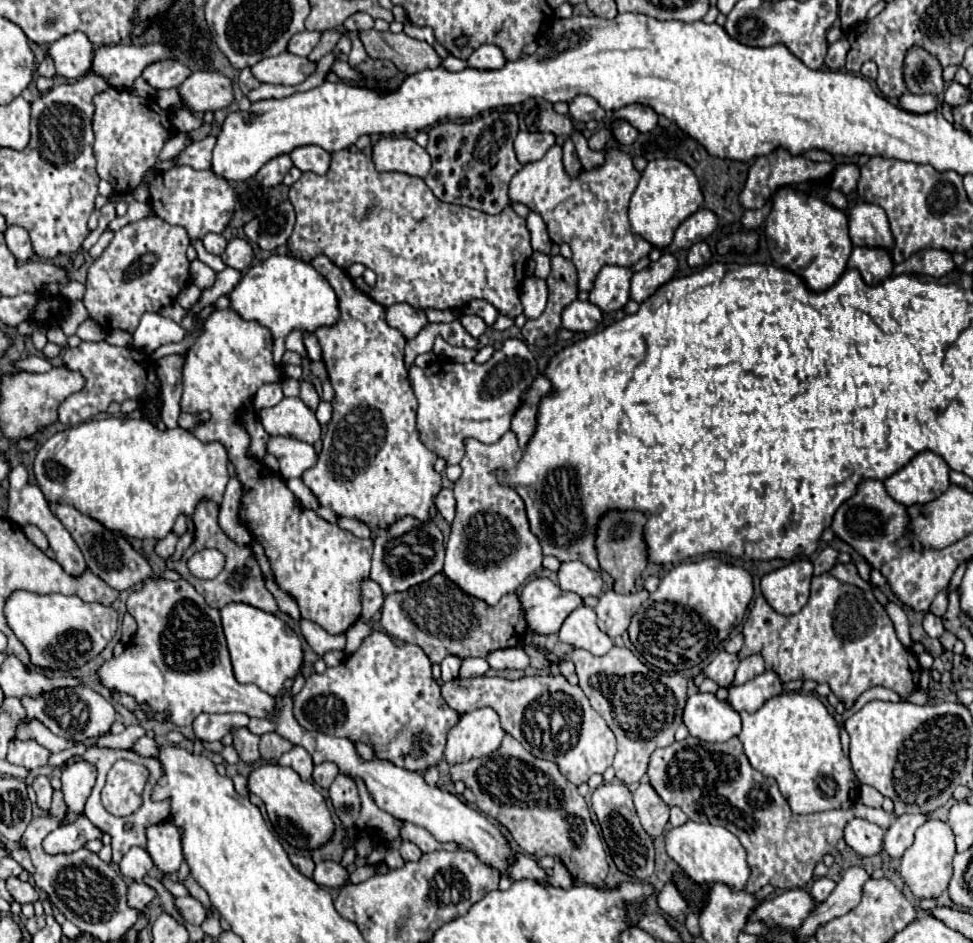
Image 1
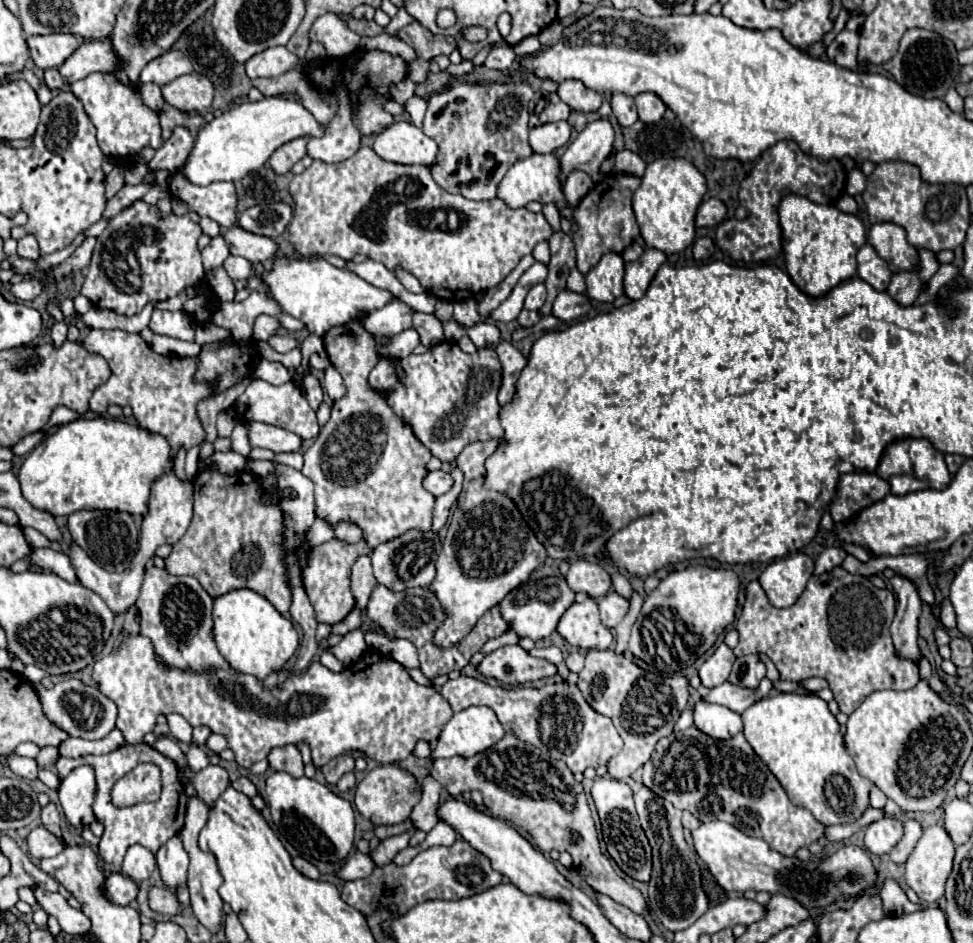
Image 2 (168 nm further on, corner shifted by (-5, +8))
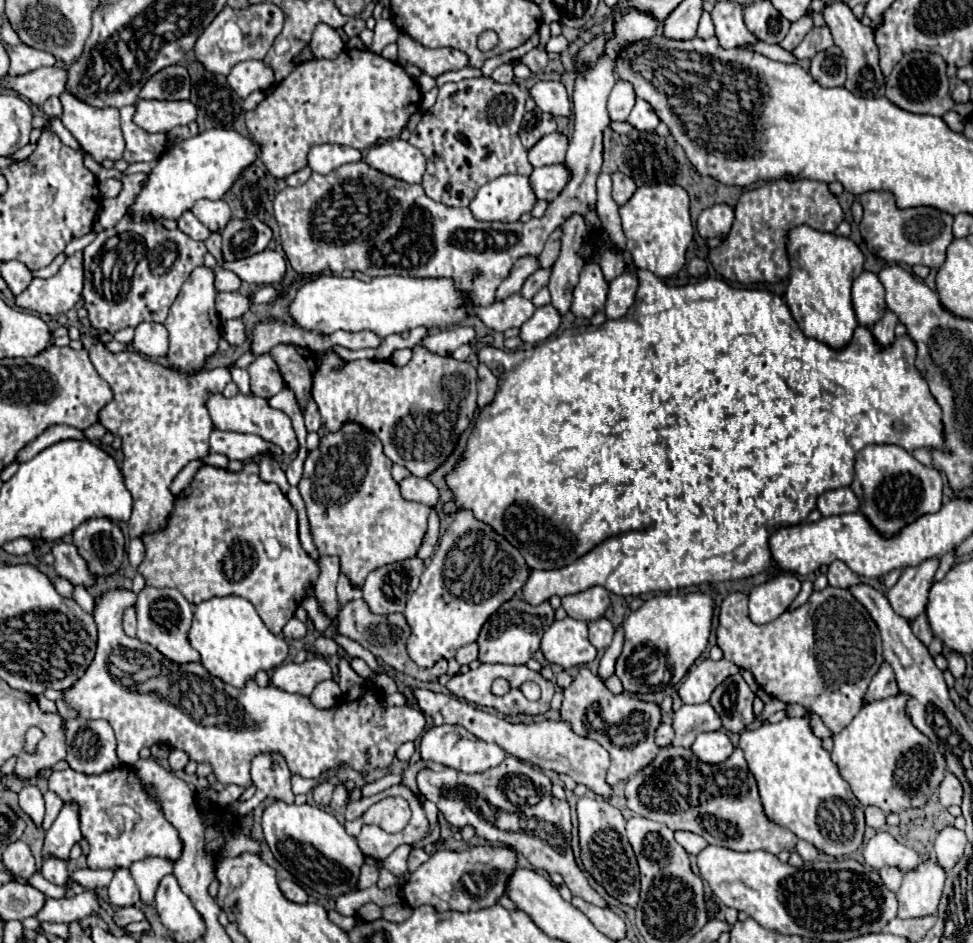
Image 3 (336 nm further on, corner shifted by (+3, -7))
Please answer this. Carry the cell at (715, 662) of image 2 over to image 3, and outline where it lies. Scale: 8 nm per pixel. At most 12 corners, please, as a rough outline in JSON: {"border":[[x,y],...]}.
{"border":[[702,660],[678,688],[682,704],[708,702],[740,668],[730,660]]}

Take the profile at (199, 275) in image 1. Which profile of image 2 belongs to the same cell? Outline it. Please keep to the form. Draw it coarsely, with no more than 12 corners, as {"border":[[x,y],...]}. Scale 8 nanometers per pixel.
{"border":[[222,267],[208,271],[206,285],[220,301],[236,295],[232,279]]}

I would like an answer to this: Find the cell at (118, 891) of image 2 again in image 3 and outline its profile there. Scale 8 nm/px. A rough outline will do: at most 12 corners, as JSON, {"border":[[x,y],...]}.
{"border":[[92,892],[46,898],[36,920],[70,924],[100,908]]}

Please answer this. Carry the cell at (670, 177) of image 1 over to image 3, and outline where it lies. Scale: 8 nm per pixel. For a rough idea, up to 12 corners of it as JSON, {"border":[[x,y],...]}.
{"border":[[642,186],[620,208],[636,268],[670,278],[692,242],[688,194]]}

